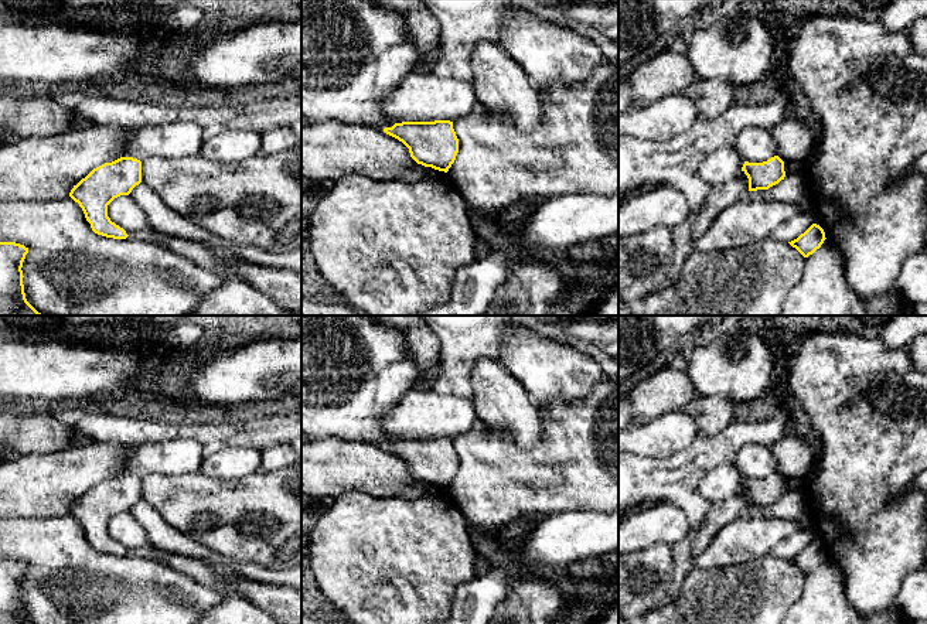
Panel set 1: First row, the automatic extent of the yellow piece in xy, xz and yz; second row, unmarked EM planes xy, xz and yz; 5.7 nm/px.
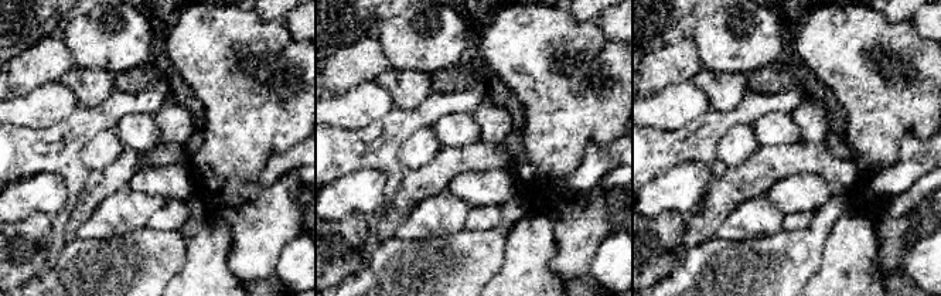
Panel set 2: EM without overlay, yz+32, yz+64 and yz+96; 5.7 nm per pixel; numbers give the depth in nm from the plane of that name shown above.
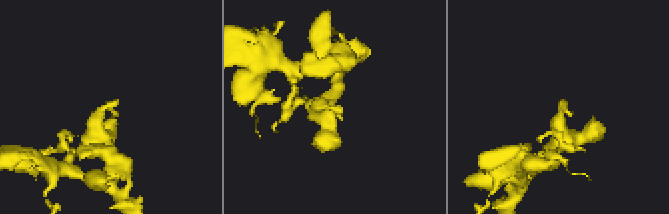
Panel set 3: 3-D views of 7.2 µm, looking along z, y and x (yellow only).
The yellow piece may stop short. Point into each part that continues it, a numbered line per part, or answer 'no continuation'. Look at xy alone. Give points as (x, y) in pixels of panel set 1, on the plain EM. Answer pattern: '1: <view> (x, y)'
1: xy (258, 518)

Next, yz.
1: yz (719, 514)

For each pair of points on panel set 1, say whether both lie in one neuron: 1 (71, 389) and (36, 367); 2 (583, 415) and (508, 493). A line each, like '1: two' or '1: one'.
1: one
2: one

